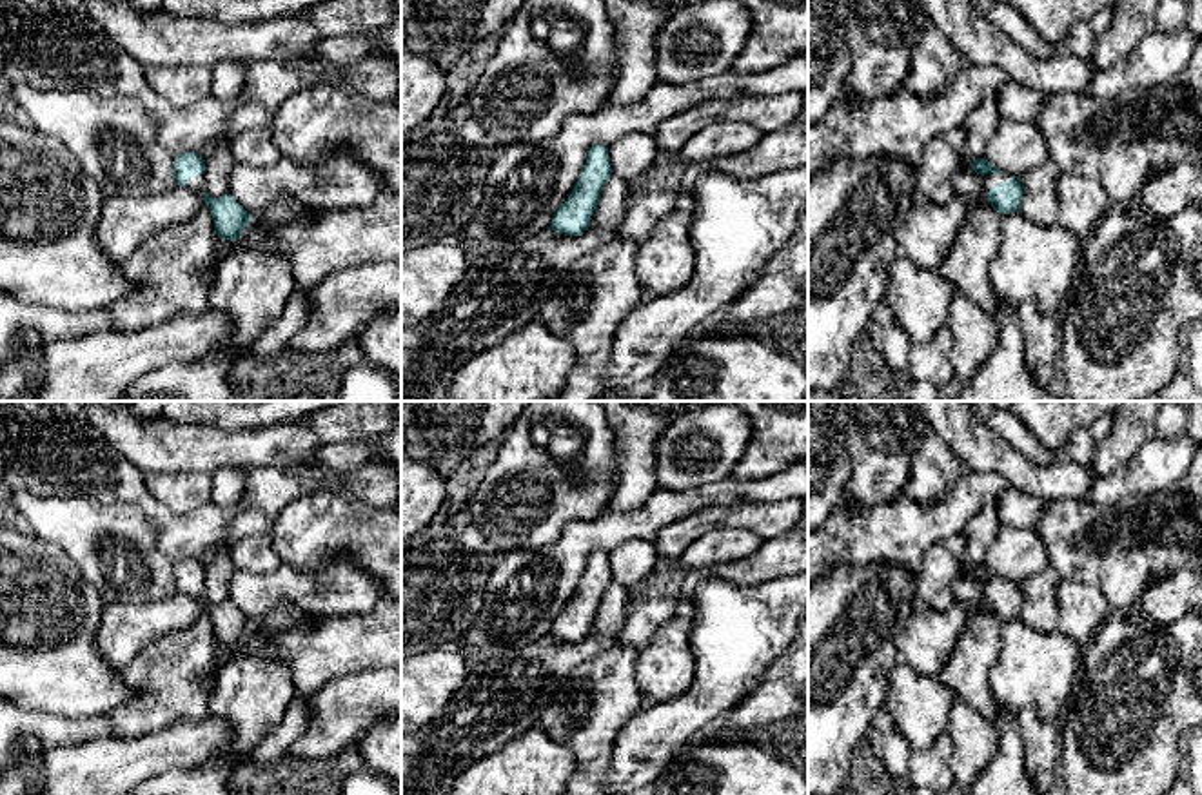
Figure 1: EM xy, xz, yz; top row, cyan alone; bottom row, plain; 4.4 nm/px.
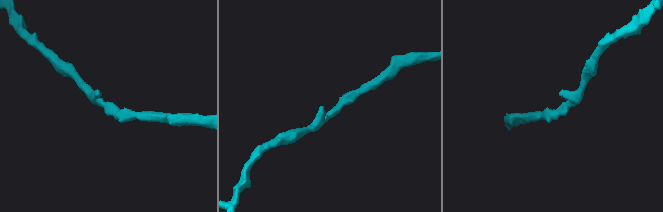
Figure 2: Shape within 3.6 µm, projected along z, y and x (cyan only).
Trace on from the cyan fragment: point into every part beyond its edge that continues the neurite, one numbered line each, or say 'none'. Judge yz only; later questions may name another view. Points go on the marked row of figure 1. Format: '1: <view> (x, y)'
1: yz (988, 180)

